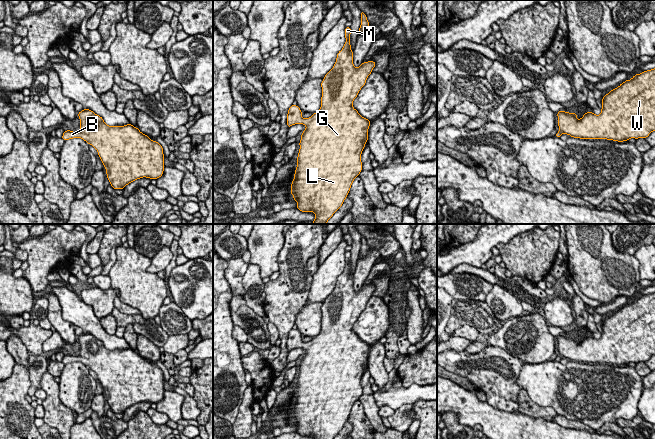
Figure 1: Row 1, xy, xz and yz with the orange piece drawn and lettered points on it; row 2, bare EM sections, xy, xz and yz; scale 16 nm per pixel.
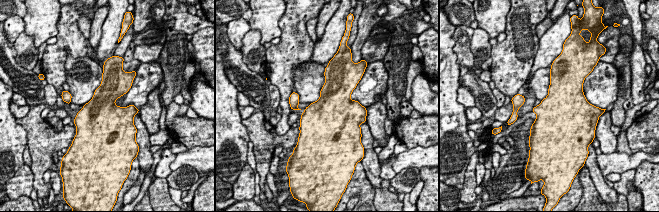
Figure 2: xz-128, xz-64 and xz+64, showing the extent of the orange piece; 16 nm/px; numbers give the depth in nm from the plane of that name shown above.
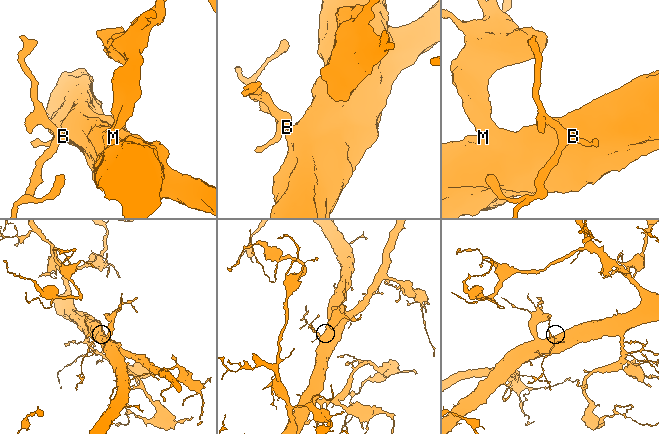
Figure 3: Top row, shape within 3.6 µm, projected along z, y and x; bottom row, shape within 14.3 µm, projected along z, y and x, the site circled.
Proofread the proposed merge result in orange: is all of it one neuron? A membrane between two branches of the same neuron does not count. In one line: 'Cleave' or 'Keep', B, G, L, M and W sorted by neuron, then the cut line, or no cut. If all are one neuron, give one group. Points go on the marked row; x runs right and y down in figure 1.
Keep. Groups: B G L M W. No split

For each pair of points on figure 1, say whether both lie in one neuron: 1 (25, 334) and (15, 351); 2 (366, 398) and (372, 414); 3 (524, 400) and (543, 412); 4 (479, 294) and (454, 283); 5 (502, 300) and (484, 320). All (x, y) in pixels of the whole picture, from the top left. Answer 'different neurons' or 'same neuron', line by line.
1: different neurons
2: same neuron
3: same neuron
4: same neuron
5: different neurons

